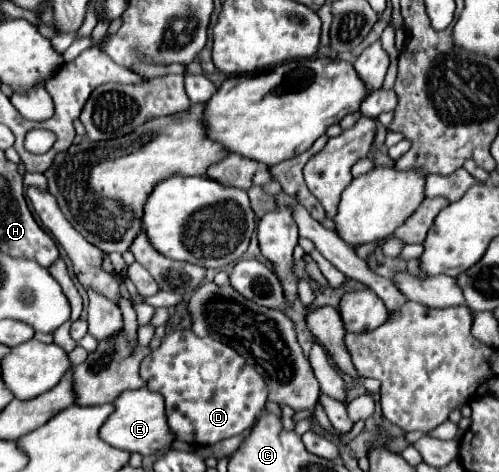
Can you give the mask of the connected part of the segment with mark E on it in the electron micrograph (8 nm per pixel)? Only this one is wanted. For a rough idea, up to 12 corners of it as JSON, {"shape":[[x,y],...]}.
{"shape":[[122,392],[100,440],[126,452],[170,448],[164,398]]}

